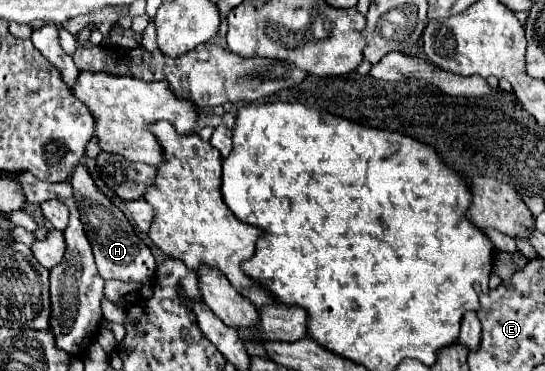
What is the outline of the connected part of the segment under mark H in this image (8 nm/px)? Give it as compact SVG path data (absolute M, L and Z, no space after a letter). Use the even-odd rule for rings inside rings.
M78 164L70 176L70 184L74 190L76 206L80 210L80 220L86 230L86 238L90 240L94 256L96 256L96 266L98 266L100 276L104 280L114 278L114 280L122 280L122 282L152 280L152 276L156 272L156 262L154 262L150 248L140 240L134 226L124 216L124 212L120 208L116 208L114 202L106 194L100 192L100 188L96 186L96 182L90 176L90 170L86 166Z

